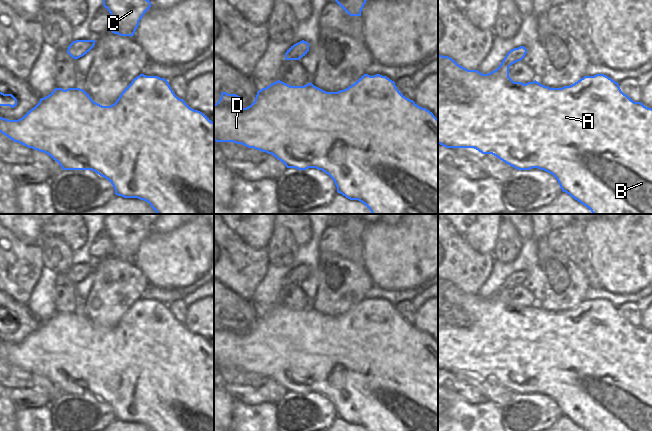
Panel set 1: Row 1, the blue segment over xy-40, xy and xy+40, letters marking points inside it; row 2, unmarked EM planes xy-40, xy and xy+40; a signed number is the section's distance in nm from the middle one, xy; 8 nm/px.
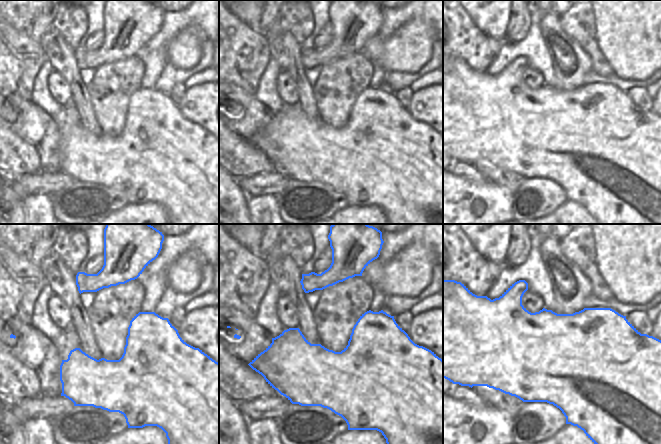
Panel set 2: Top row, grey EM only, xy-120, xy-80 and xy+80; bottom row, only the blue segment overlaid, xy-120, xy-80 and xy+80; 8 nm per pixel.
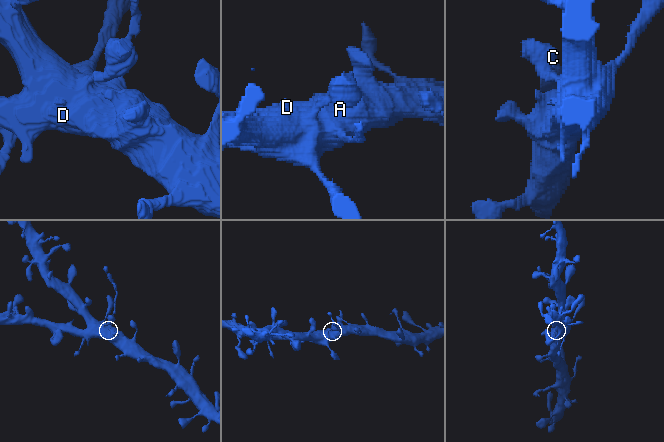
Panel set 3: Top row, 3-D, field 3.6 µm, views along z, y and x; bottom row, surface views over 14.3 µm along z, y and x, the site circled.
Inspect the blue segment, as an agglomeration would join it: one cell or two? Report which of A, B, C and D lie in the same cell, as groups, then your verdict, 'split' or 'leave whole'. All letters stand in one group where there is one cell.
groups A B C D; leave whole

